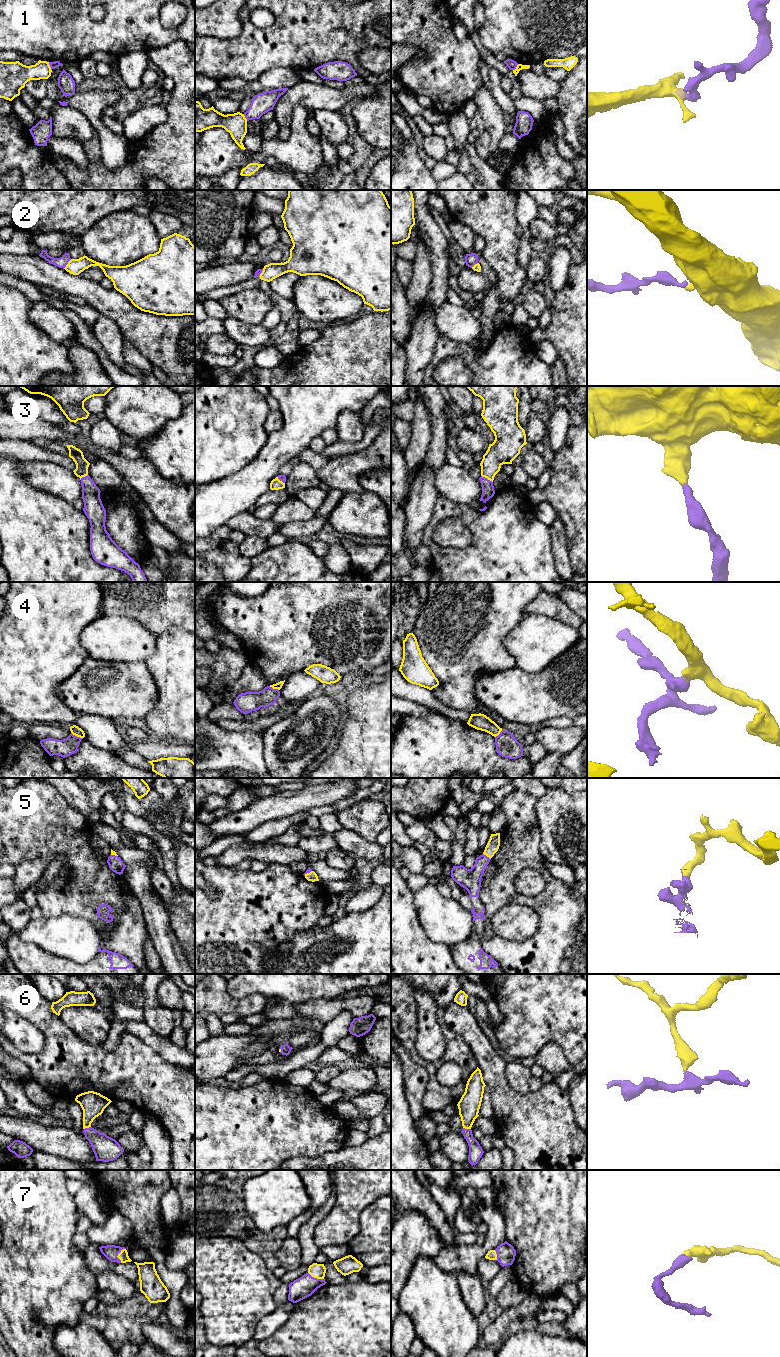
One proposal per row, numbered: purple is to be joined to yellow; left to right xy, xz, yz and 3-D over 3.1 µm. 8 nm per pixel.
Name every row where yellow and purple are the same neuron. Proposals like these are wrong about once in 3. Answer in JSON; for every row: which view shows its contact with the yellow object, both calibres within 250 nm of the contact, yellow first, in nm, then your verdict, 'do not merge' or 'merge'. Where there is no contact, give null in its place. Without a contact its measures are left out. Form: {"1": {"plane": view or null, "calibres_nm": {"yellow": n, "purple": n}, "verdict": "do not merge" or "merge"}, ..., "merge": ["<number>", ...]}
{"1": {"plane": "xy", "calibres_nm": {"yellow": 170, "purple": 60}, "verdict": "do not merge"}, "2": {"plane": "xy", "calibres_nm": {"yellow": 130, "purple": 90}, "verdict": "do not merge"}, "3": {"plane": "yz", "calibres_nm": {"yellow": 200, "purple": 100}, "verdict": "merge"}, "4": {"plane": "xy", "calibres_nm": {"yellow": 80, "purple": 140}, "verdict": "do not merge"}, "5": {"plane": "yz", "calibres_nm": {"yellow": 100, "purple": 170}, "verdict": "merge"}, "6": {"plane": "yz", "calibres_nm": {"yellow": 170, "purple": 110}, "verdict": "merge"}, "7": {"plane": "xy", "calibres_nm": {"yellow": 80, "purple": 120}, "verdict": "merge"}, "merge": ["3", "5", "6", "7"]}

